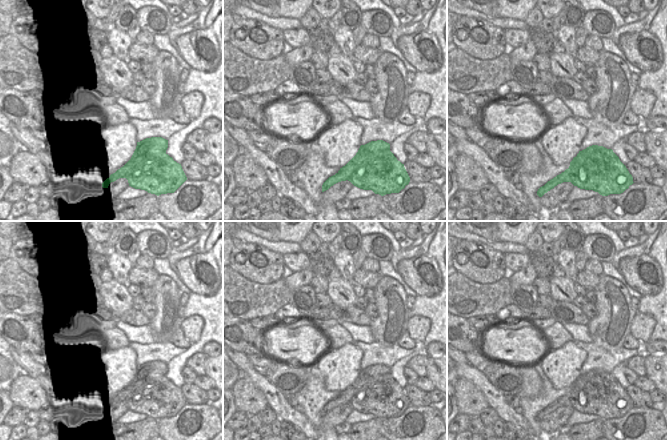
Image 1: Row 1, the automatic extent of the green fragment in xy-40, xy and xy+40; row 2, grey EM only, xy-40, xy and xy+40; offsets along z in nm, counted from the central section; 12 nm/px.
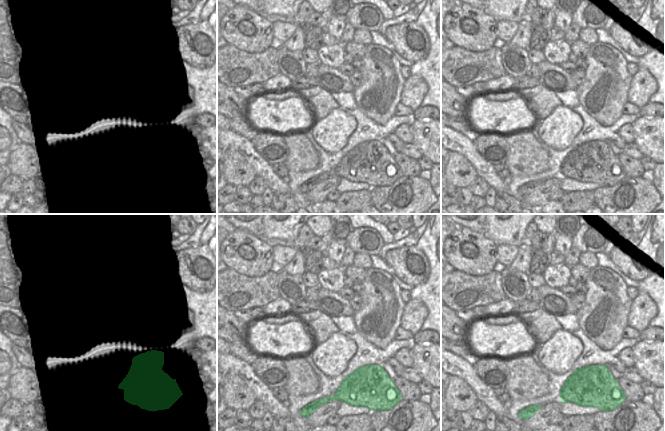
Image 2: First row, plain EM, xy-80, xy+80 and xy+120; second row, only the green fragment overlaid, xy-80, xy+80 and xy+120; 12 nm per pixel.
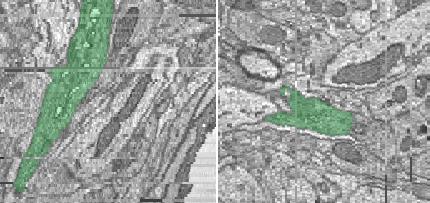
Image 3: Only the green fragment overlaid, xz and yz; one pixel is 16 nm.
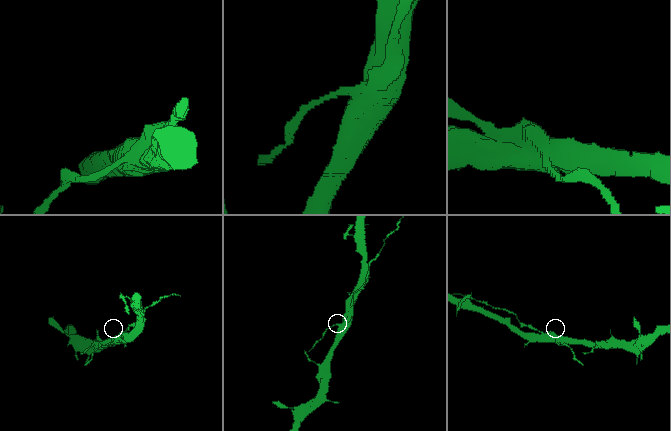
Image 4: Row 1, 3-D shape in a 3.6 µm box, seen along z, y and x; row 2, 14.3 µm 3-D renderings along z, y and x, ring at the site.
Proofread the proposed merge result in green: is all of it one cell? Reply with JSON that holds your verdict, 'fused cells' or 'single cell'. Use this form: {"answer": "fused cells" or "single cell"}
{"answer": "fused cells"}

